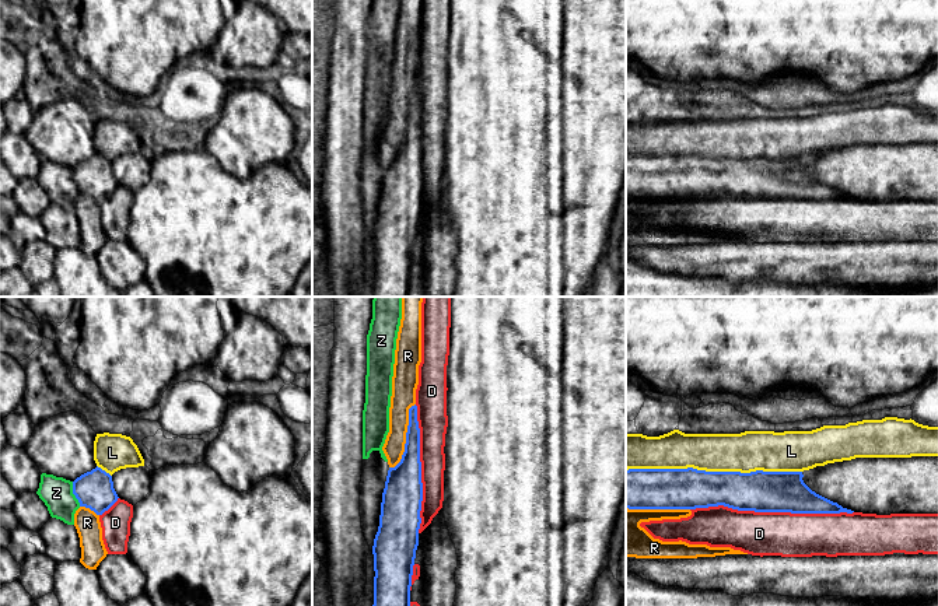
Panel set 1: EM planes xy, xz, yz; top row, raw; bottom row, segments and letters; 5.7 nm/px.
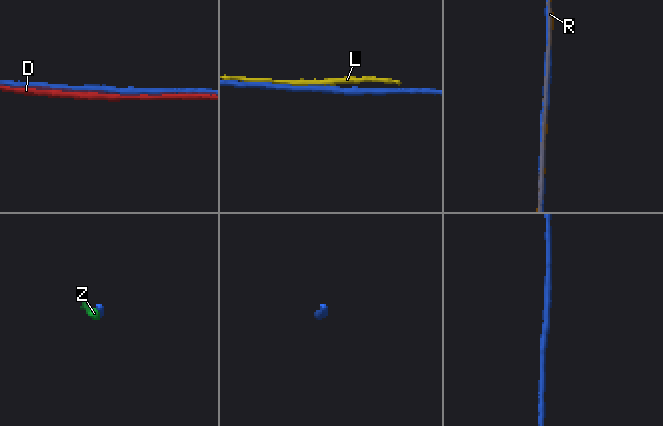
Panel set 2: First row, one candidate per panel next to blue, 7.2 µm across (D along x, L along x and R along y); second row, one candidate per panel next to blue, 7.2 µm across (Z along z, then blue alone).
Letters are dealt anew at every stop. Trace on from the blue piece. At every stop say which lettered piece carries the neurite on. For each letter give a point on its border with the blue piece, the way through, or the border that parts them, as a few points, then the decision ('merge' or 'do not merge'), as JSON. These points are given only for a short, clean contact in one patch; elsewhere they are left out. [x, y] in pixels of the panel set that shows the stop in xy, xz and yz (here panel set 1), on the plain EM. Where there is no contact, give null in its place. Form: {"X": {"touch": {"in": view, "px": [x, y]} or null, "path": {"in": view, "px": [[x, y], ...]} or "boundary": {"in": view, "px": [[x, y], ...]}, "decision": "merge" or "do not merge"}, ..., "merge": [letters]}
{"D": {"touch": {"in": "yz", "px": [772, 198]}, "decision": "do not merge"}, "L": {"touch": {"in": "yz", "px": [714, 158]}, "decision": "do not merge"}, "R": {"touch": {"in": "xz", "px": [406, 123]}, "decision": "do not merge"}, "Z": {"touch": {"in": "xy", "px": [73, 179]}, "decision": "do not merge"}, "merge": []}

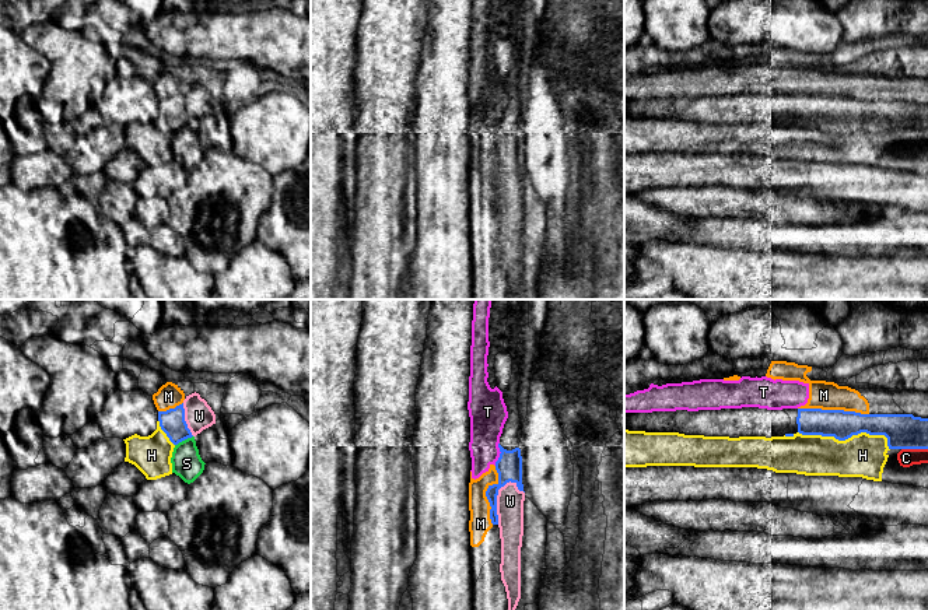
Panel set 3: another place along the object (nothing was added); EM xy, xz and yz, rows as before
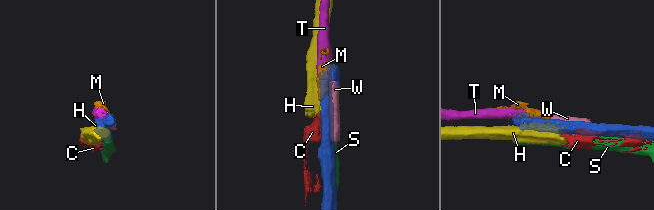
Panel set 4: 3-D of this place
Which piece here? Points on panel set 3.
{"C": {"touch": {"in": "yz", "px": [914, 135]}, "boundary": {"in": "yz", "px": [[902, 135], [927, 136]]}, "decision": "do not merge"}, "H": {"touch": {"in": "yz", "px": [848, 123]}, "decision": "do not merge"}, "M": {"touch": {"in": "yz", "px": [833, 97]}, "decision": "do not merge"}, "S": {"touch": {"in": "xy", "px": [184, 126]}, "decision": "do not merge"}, "T": {"touch": {"in": "xz", "px": [500, 140]}, "decision": "do not merge"}, "W": {"touch": {"in": "xz", "px": [496, 185]}, "decision": "do not merge"}, "merge": []}

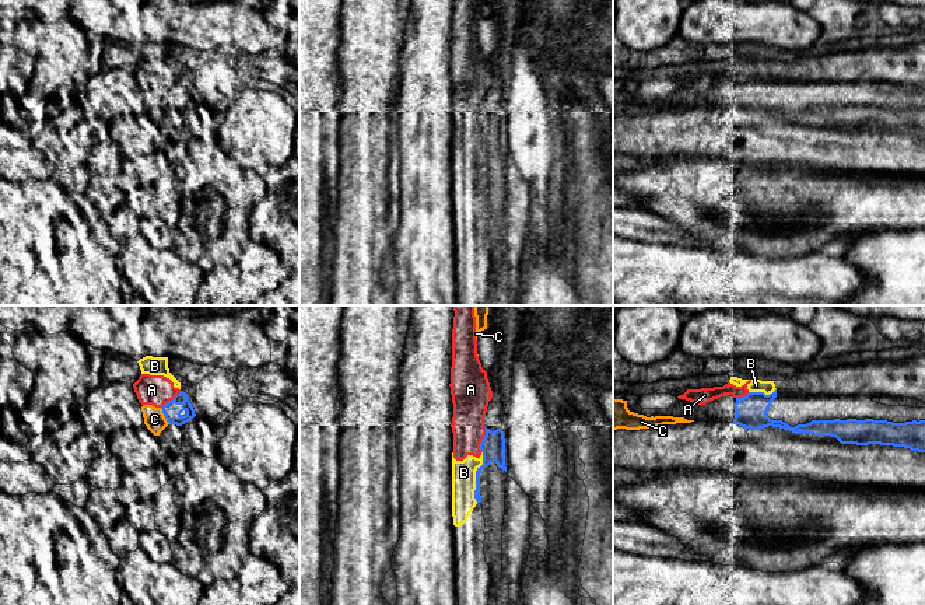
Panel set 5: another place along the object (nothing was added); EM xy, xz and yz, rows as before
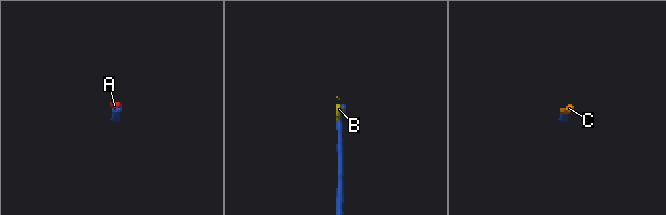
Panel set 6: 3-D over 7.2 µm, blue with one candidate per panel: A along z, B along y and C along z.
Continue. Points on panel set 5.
{"A": {"touch": {"in": "xz", "px": [483, 125]}, "decision": "do not merge"}, "B": {"touch": {"in": "xz", "px": [476, 163]}, "decision": "do not merge"}, "C": {"touch": {"in": "xy", "px": [164, 101]}, "decision": "merge"}, "merge": ["C"]}

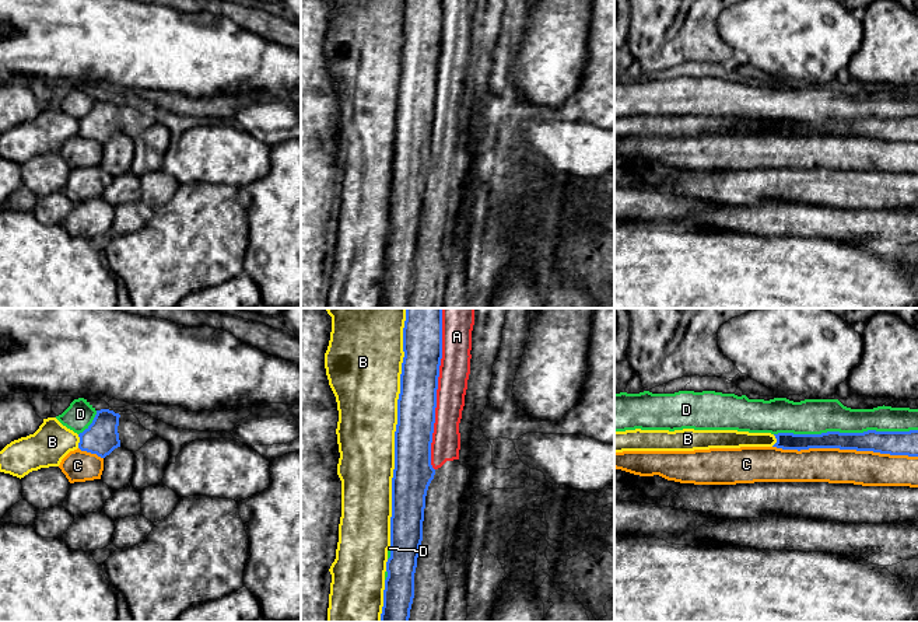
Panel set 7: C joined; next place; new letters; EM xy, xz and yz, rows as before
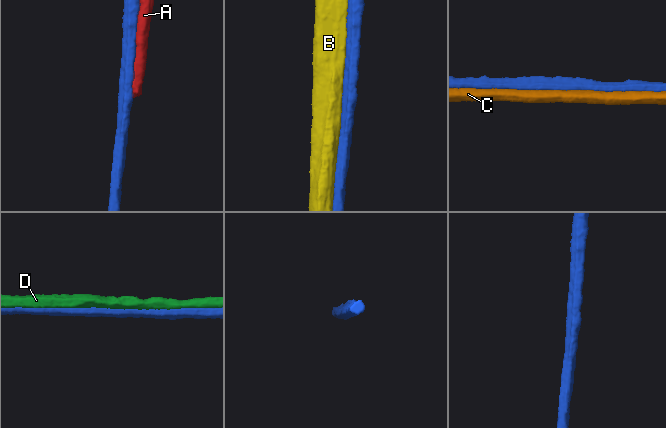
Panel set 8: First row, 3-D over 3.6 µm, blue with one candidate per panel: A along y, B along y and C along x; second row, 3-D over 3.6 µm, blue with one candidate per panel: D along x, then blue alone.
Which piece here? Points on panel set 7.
{"A": {"touch": {"in": "xz", "px": [435, 79]}, "decision": "do not merge"}, "B": {"touch": {"in": "xz", "px": [396, 116]}, "decision": "do not merge"}, "C": {"touch": {"in": "yz", "px": [845, 135]}, "decision": "do not merge"}, "D": {"touch": {"in": "yz", "px": [845, 119]}, "decision": "do not merge"}, "merge": []}

